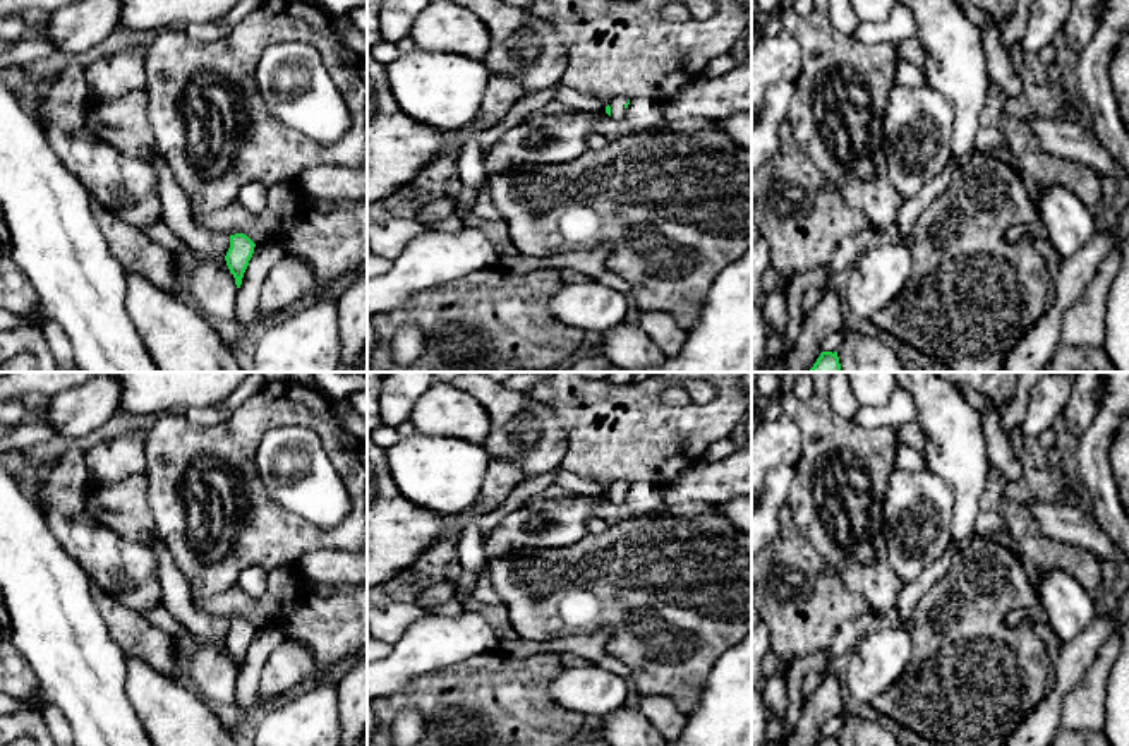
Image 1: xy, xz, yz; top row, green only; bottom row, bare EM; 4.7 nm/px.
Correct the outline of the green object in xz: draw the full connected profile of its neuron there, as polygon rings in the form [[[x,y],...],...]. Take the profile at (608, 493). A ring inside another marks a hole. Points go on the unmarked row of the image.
[[[616,482],[606,490],[606,497],[618,508],[618,511],[625,508],[628,489],[630,489],[630,484]]]

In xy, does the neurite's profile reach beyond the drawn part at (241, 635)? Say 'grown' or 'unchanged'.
unchanged

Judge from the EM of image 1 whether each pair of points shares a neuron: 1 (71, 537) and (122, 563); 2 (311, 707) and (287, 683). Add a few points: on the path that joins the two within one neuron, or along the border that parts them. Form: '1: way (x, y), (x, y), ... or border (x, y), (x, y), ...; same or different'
1: way (83, 537), (110, 559); same
2: border (299, 690), (266, 710); different

